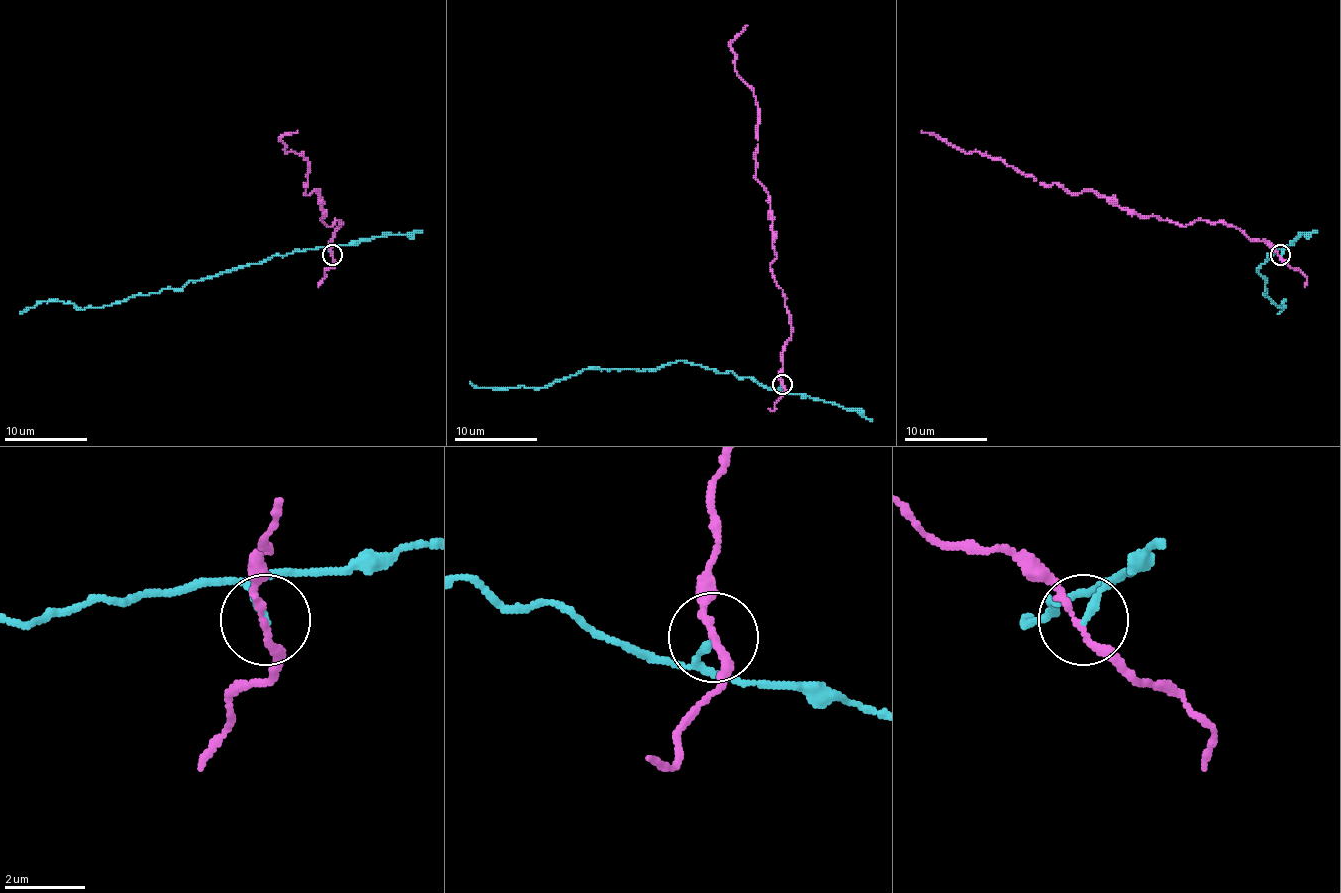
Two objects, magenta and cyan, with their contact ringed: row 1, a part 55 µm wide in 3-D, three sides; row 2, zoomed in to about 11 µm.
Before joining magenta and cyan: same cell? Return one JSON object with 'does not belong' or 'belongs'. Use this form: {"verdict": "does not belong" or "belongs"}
{"verdict": "does not belong"}

